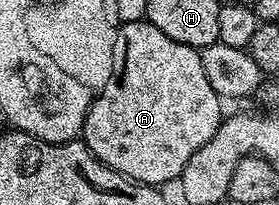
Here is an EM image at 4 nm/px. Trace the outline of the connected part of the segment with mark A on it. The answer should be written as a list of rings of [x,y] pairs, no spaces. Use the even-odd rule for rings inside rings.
[[[149,21],[123,22],[113,44],[111,79],[89,108],[81,138],[95,159],[105,163],[110,170],[124,174],[142,186],[163,188],[166,182],[174,183],[178,179],[197,148],[209,144],[213,132],[217,132],[225,117],[222,105],[219,94],[213,92],[205,77],[205,68],[201,68],[199,51],[177,44],[177,40],[169,40],[161,28]]]

